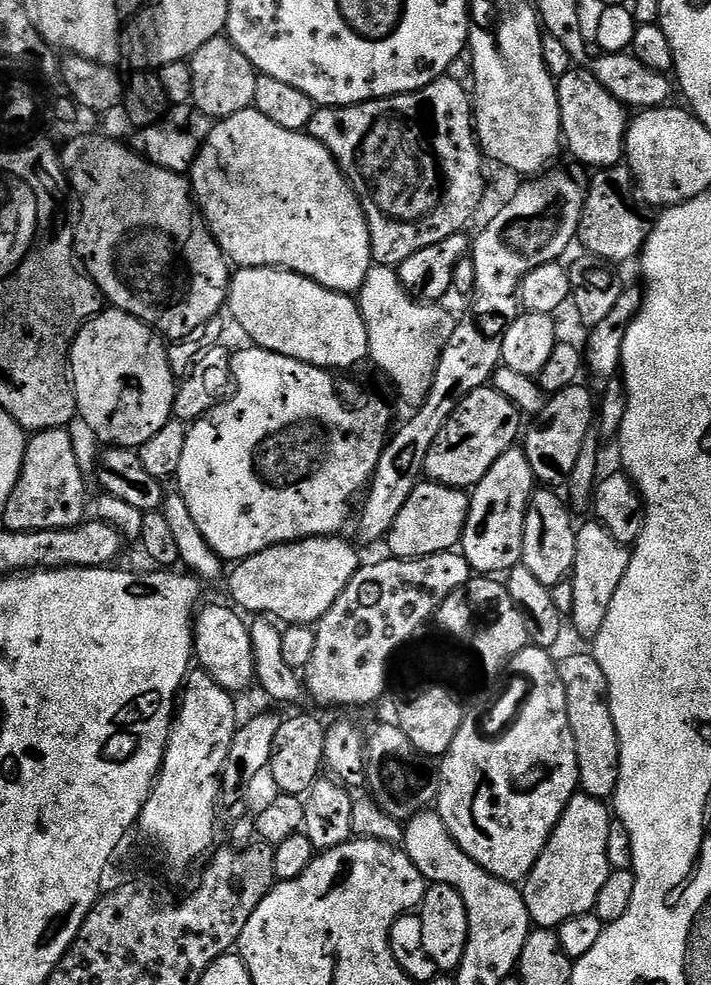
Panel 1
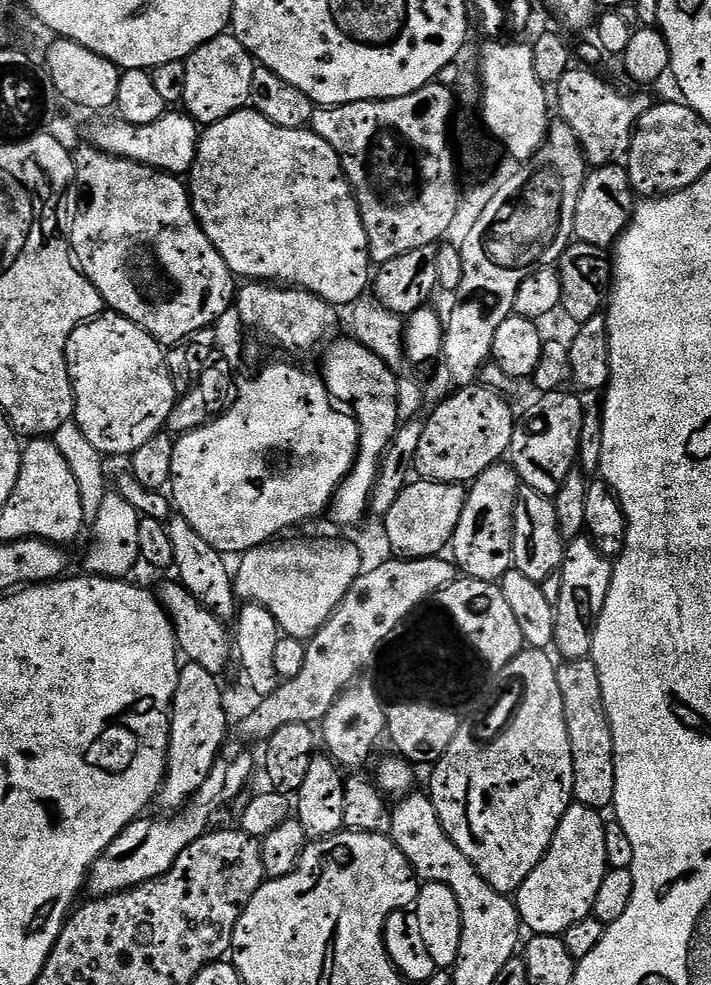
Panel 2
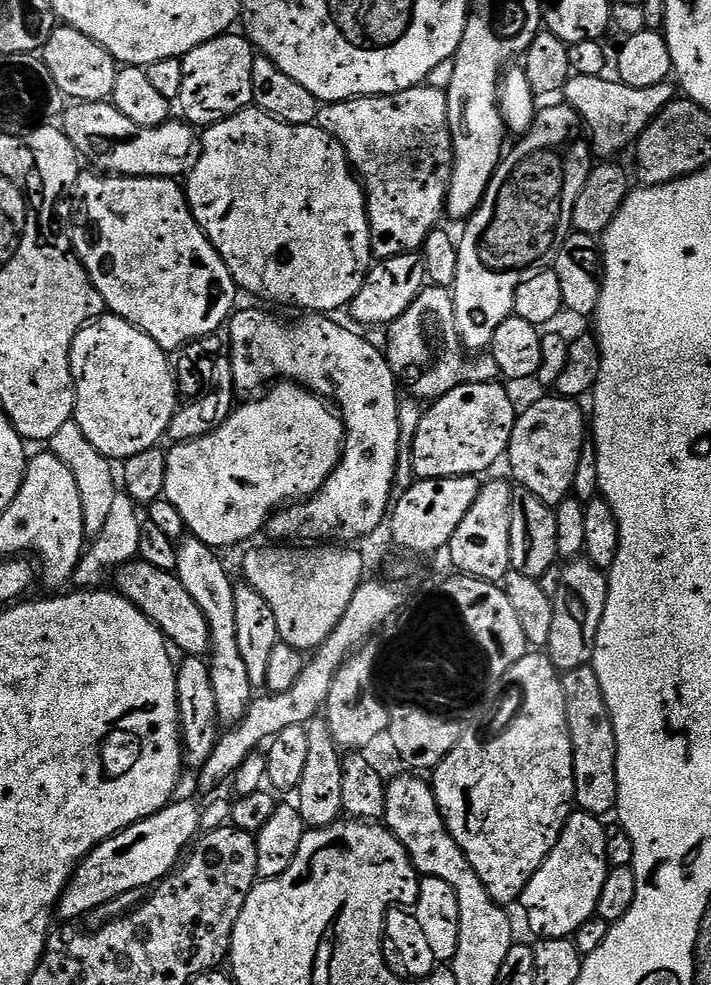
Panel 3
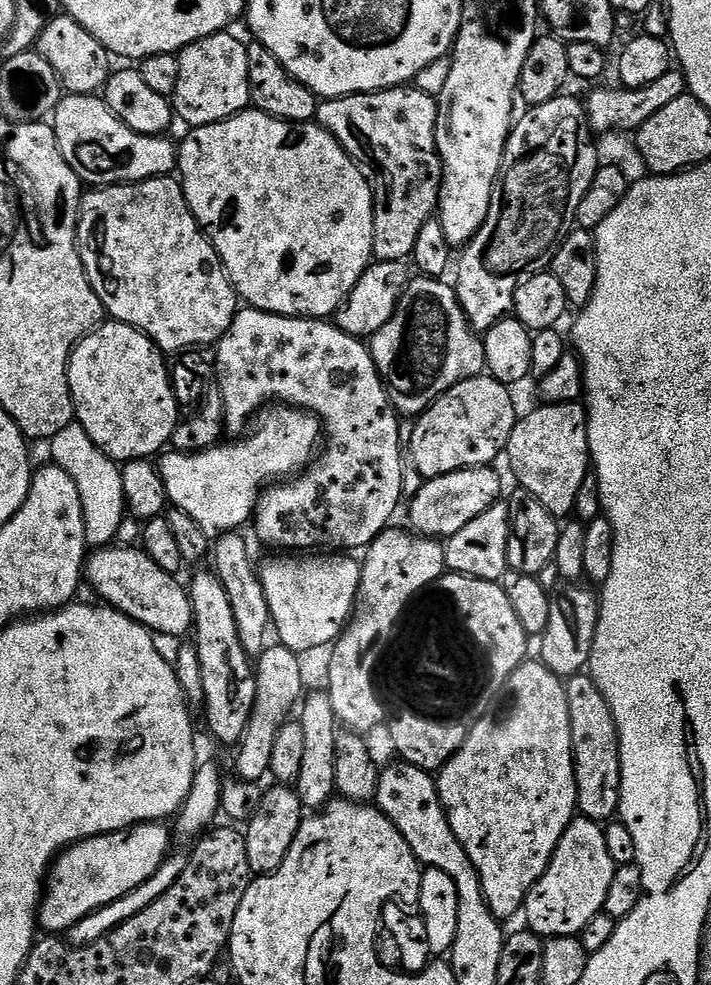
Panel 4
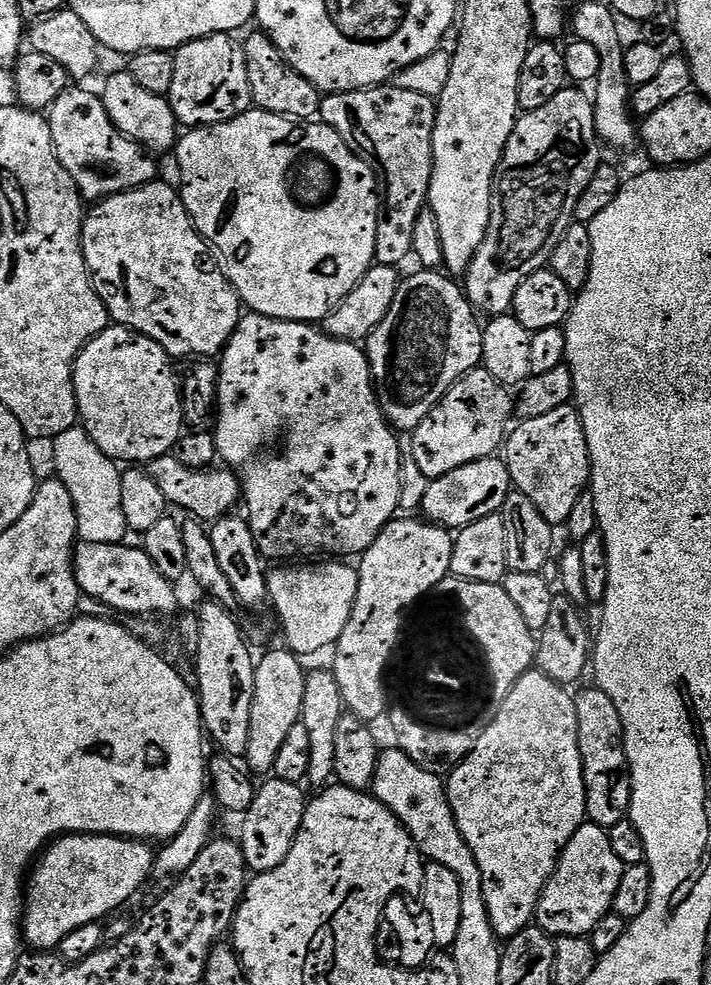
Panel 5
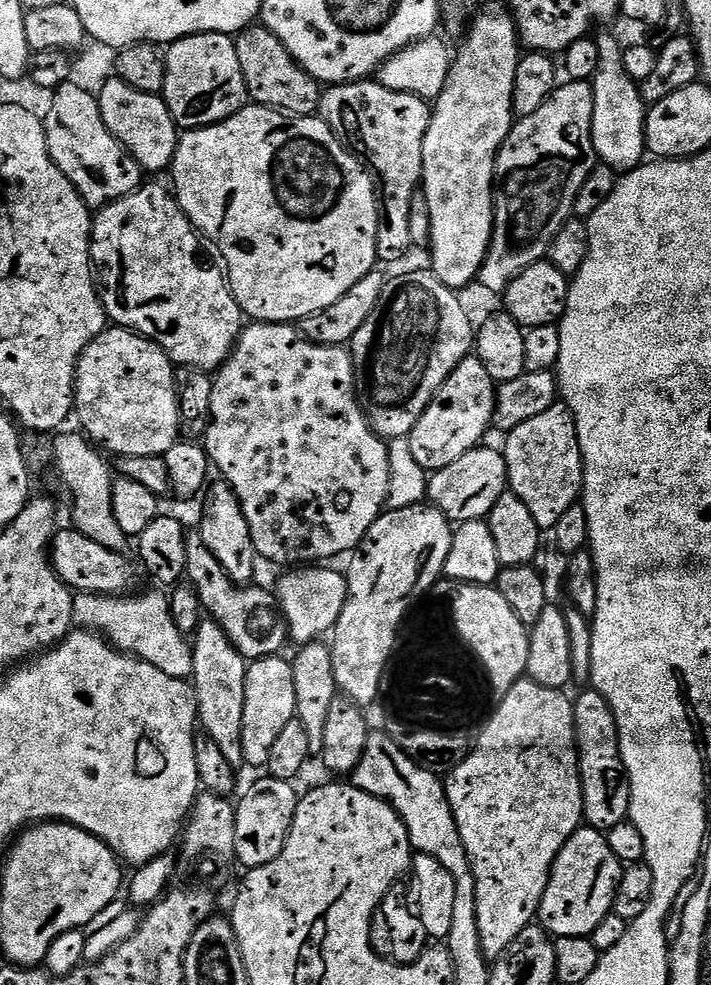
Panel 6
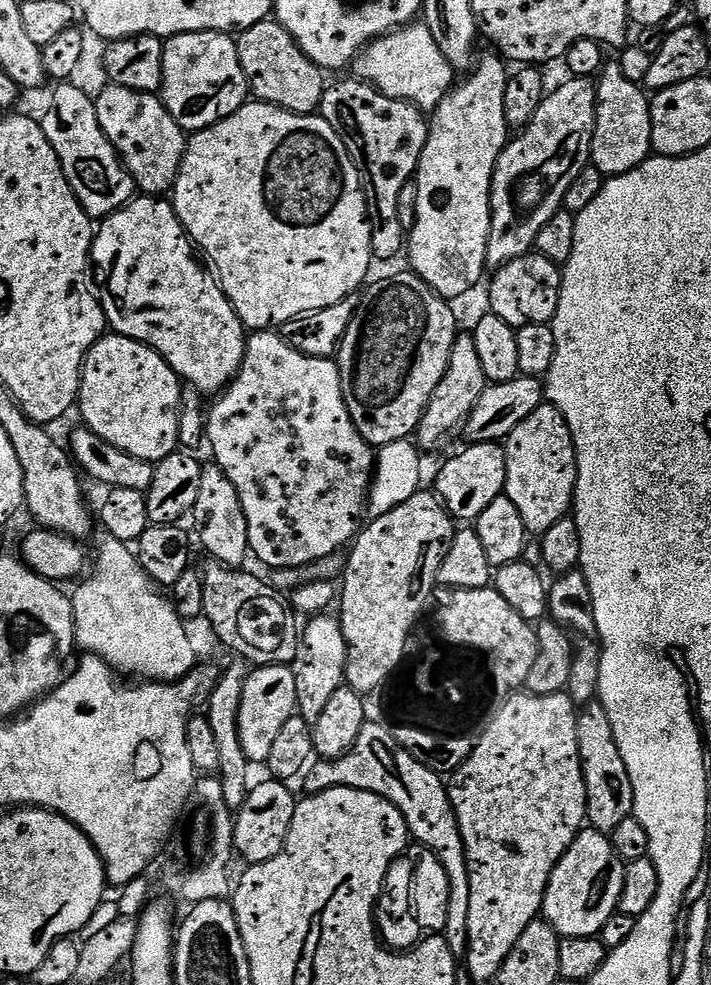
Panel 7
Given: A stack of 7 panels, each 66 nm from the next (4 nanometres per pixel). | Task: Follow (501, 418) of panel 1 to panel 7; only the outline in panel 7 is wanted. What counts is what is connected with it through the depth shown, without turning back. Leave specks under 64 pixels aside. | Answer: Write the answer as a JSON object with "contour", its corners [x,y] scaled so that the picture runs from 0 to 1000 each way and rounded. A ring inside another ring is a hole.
{"contour":[[[661,339],[643,340],[633,368],[627,372],[627,380],[622,388],[616,388],[616,396],[610,396],[602,414],[591,425],[591,431],[585,434],[584,450],[598,460],[616,458],[623,453],[624,446],[658,426],[686,391],[686,385],[678,376],[678,366],[672,364],[672,354],[667,351],[667,343]]]}

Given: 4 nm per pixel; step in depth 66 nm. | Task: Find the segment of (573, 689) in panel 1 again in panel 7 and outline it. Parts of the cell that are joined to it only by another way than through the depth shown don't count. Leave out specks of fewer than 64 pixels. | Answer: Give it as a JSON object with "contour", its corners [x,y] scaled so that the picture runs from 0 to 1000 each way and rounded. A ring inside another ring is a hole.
{"contour":[[[831,713],[823,716],[810,728],[810,740],[816,758],[816,777],[821,783],[827,807],[826,836],[840,845],[858,847],[873,835],[880,835],[883,828],[890,827],[889,819],[895,811],[883,779],[875,770],[875,761],[869,761],[864,737],[858,737],[858,729],[848,715]]]}

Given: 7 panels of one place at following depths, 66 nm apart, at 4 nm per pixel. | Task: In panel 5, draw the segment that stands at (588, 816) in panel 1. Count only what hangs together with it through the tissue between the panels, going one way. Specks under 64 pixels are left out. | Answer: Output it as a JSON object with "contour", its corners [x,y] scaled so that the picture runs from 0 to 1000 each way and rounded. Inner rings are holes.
{"contour":[[[823,835],[816,838],[802,855],[793,860],[782,875],[751,927],[752,937],[772,950],[826,951],[834,940],[848,930],[857,929],[864,912],[864,904],[875,891],[880,878],[858,859],[854,844],[840,837]]]}

